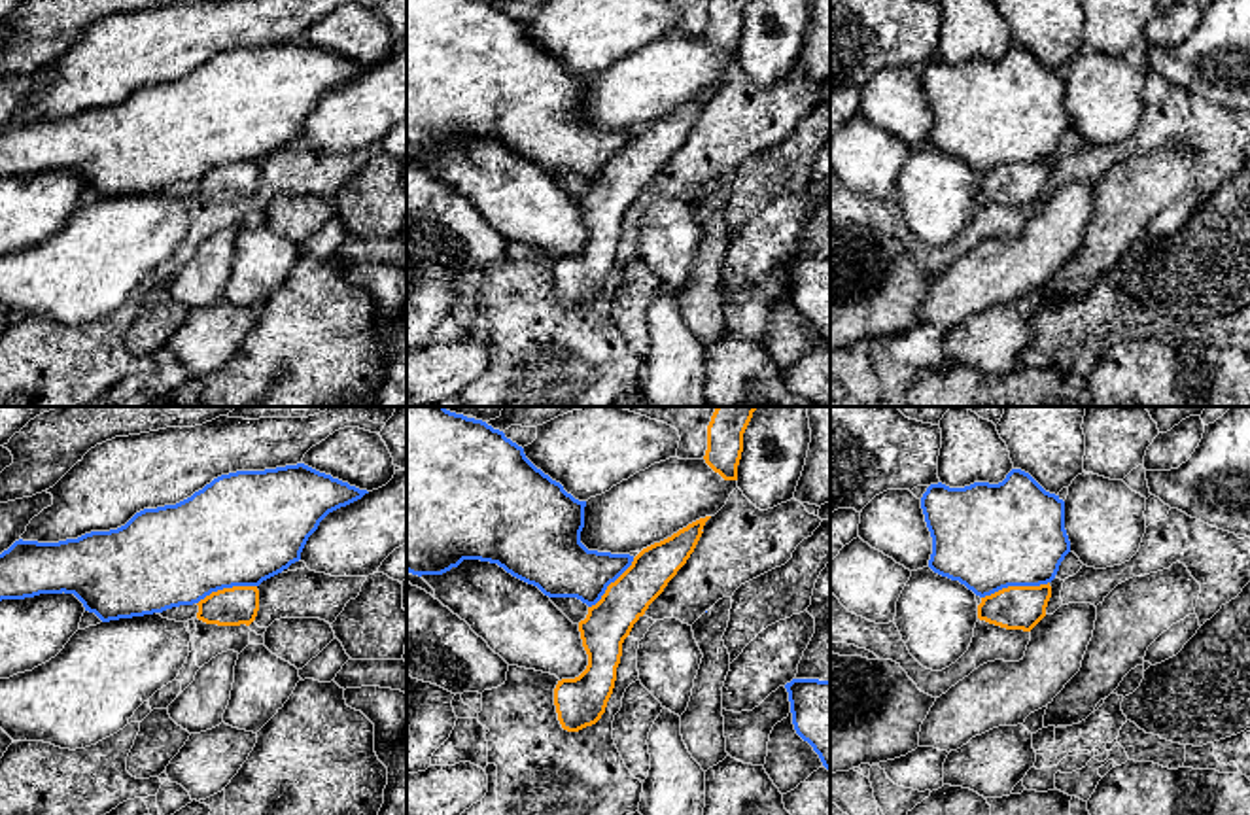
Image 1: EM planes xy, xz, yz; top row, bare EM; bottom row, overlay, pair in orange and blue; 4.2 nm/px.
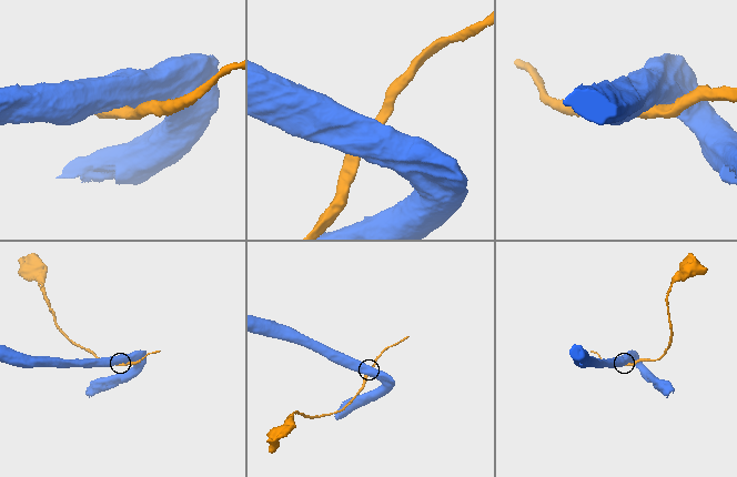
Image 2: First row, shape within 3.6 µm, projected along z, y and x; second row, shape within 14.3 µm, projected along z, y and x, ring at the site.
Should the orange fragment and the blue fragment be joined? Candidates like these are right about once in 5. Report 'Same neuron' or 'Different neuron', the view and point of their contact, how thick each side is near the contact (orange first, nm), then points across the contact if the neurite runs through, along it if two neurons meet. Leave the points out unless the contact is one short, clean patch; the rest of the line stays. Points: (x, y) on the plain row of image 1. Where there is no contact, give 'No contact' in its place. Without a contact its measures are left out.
Different neuron. Touches orange at yz (1014, 163). Thickness 190 nm (orange) against 440 nm

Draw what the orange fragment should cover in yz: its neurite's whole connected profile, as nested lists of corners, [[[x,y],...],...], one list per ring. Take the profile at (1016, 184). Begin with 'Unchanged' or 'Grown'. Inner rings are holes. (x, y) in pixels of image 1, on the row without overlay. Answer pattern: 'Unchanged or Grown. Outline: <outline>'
Unchanged. Outline: [[[1008,163],[981,174],[978,195],[1006,206],[1031,208],[1044,193],[1051,163]]]

